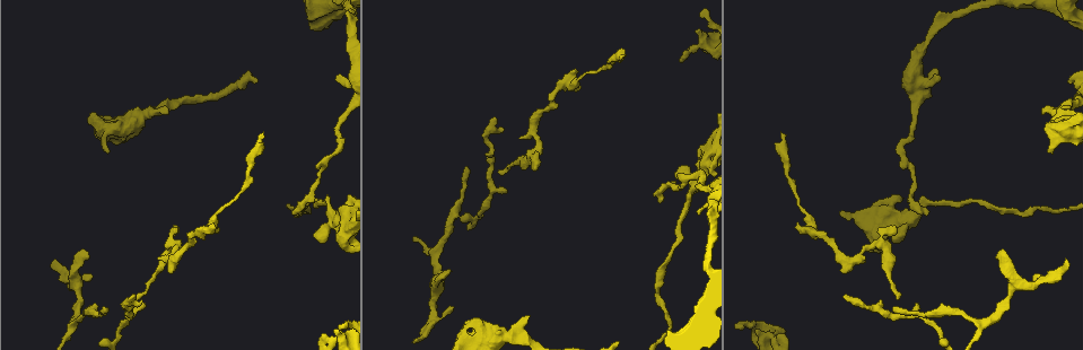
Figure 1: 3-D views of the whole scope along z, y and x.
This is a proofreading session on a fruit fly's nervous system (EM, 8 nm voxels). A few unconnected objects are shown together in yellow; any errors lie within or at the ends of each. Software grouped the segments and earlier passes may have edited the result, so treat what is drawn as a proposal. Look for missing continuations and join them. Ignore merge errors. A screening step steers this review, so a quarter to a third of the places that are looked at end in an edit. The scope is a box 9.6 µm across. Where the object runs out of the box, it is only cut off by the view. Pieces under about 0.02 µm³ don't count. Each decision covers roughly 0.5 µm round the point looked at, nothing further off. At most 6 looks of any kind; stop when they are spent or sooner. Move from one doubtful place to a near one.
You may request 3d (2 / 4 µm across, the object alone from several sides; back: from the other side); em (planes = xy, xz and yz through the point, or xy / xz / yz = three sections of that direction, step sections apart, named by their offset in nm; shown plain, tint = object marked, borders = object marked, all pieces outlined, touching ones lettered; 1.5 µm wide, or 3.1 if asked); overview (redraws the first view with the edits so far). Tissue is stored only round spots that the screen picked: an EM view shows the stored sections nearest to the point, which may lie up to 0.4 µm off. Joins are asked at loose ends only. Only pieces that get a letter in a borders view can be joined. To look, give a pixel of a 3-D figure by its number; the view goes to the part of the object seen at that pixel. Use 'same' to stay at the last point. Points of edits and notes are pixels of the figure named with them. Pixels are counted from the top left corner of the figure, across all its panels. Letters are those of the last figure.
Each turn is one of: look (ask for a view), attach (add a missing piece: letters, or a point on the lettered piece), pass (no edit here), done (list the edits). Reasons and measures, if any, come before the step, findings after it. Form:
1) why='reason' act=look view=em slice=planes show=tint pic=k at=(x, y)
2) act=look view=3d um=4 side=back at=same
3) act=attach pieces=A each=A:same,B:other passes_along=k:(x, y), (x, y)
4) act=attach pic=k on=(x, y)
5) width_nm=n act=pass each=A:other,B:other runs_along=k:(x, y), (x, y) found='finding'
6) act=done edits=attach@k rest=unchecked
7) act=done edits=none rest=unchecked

why='an open end' act=look view=3d um=2 pic=1 at=(131, 298)

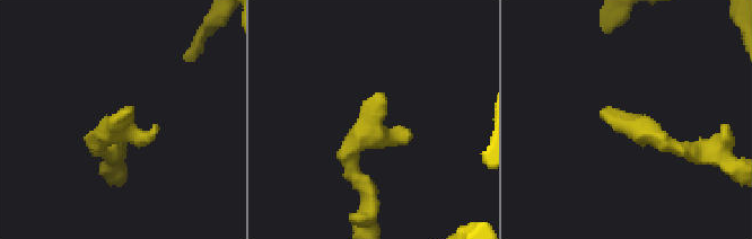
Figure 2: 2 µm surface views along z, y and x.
act=look view=em slice=planes show=borders pic=2 at=(378, 93)

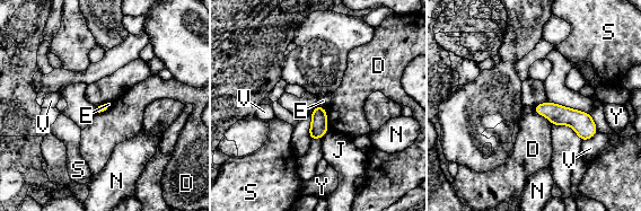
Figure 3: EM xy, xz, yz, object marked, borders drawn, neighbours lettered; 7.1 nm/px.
act=pass each=D:other,E:other,J:other,N:other,S:other,V:other,Y:other border=3:(317, 105), (324, 108) found='no lettered piece goes on from it'

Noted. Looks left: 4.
why='free end' act=look view=em slice=planes show=borders pic=1 at=(336, 330)

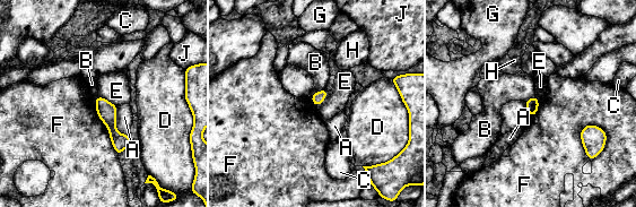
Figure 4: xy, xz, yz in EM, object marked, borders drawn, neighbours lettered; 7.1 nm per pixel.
act=pass each=A:other,B:other,C:other,D:other,E:other,F:other,G:other,H:other,J:other border=4:(324, 88), (314, 92), (310, 96) found='none of them fits'

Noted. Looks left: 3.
why='tapers out' act=look view=3d um=4 side=back pic=1 at=(260, 134)

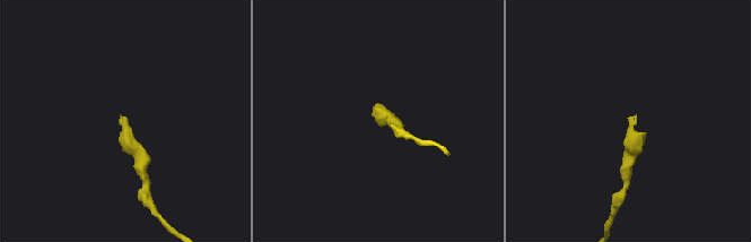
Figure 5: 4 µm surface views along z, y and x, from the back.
why='shape alone is not enough' act=look view=em slice=planes show=borders pic=5 at=(634, 117)

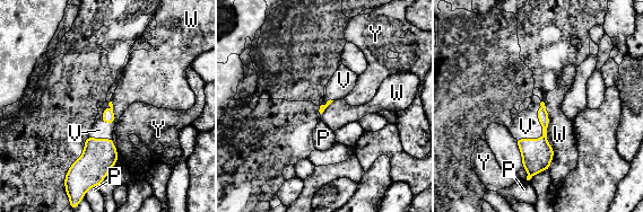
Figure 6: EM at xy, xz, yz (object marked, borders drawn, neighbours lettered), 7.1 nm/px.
act=attach pieces=V each=P:other,V:same,W:other,Y:other passes_along=6:(537, 153), (542, 132), (526, 126) found='it goes on there'

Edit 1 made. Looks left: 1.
act=done edits=attach@6 rest=unchecked

